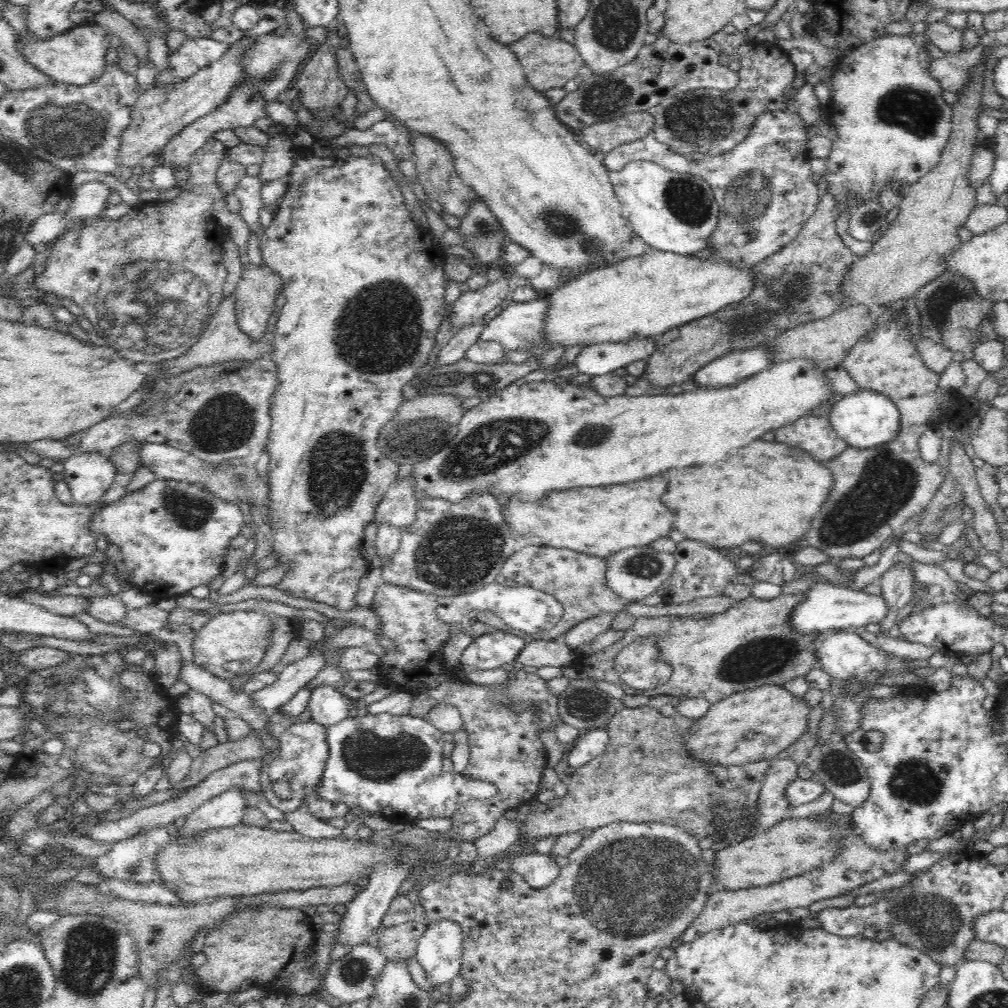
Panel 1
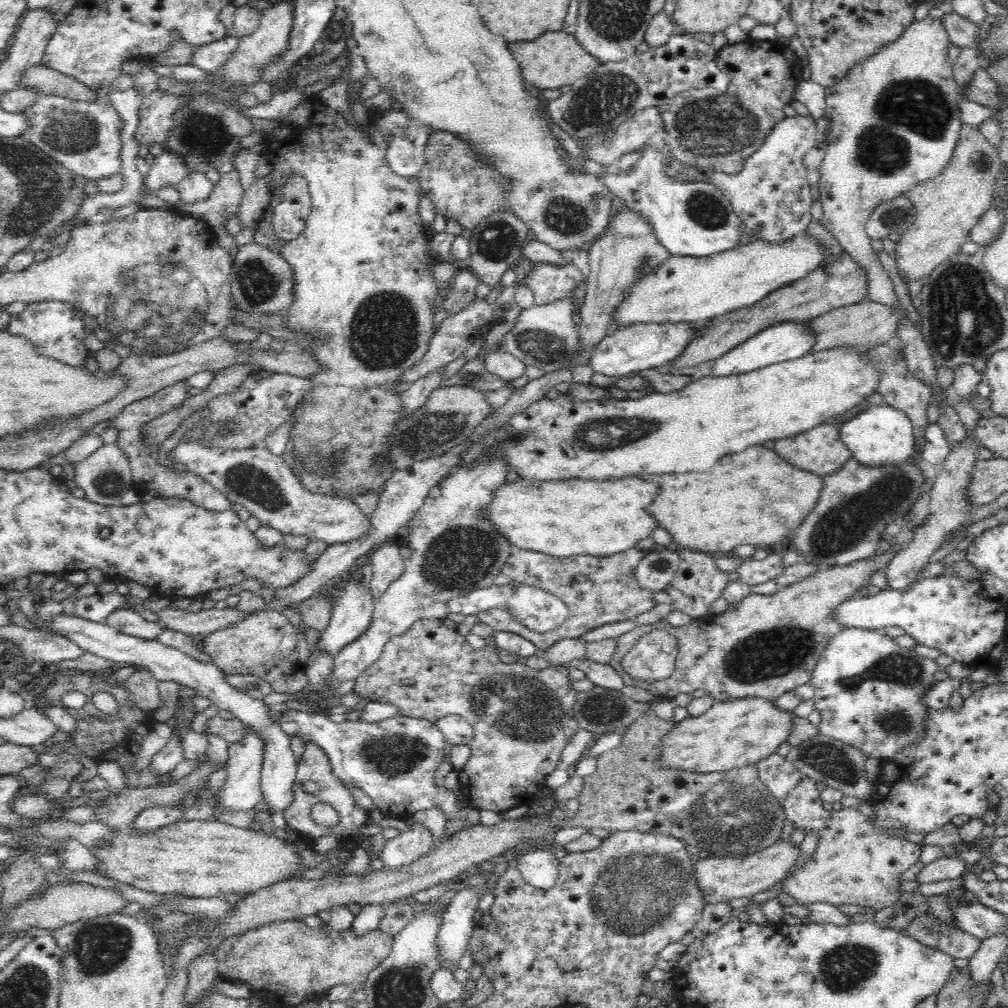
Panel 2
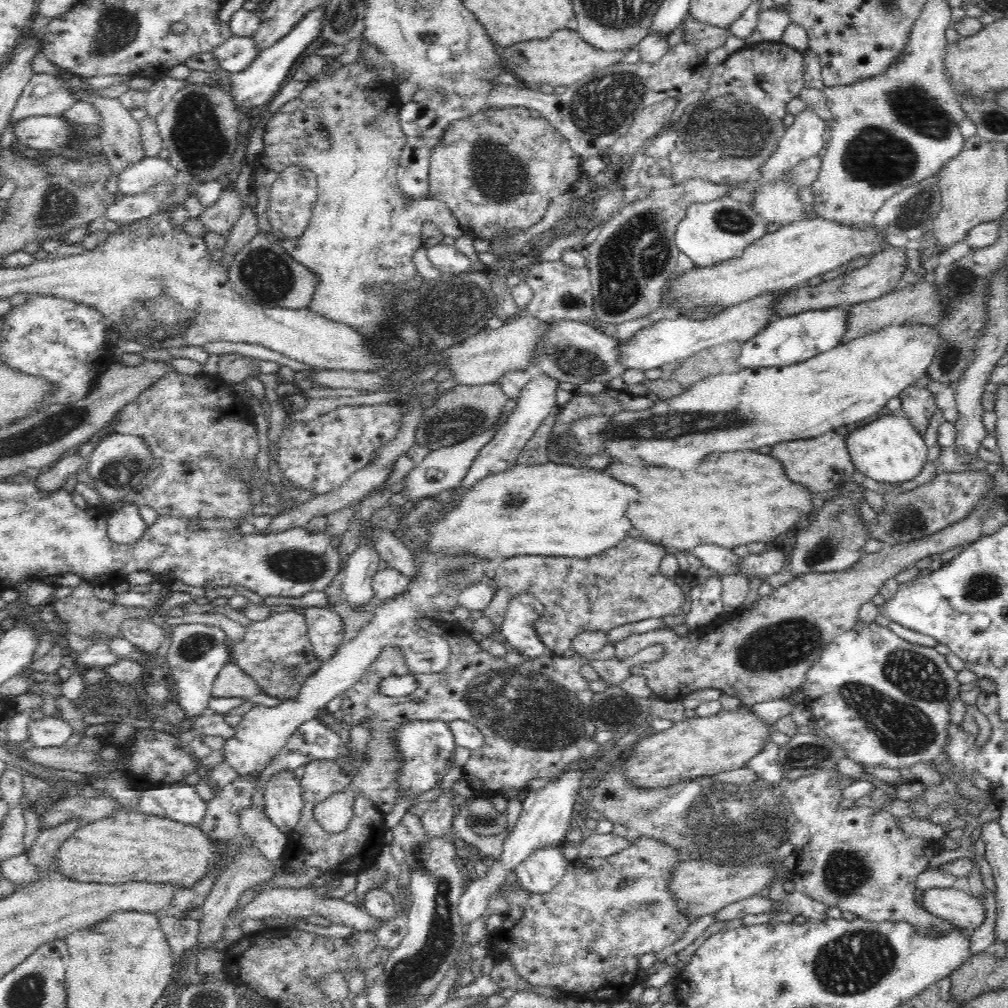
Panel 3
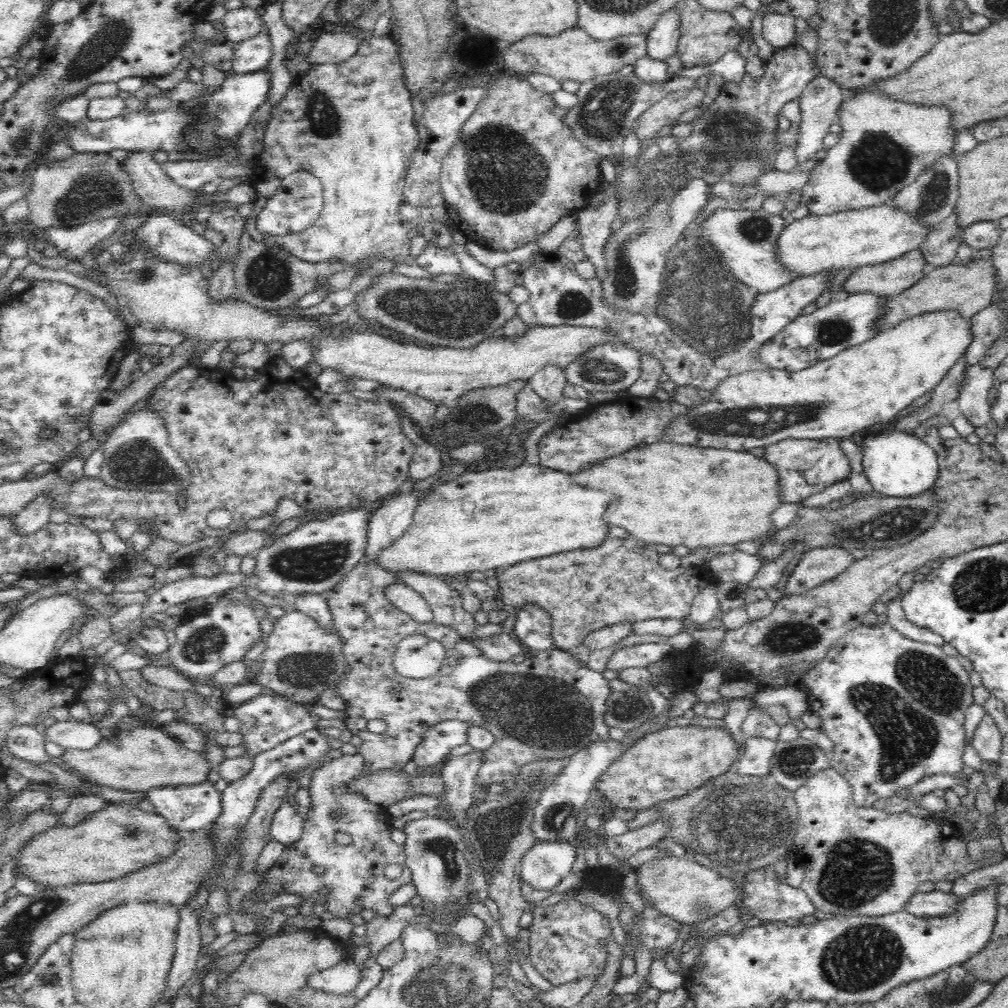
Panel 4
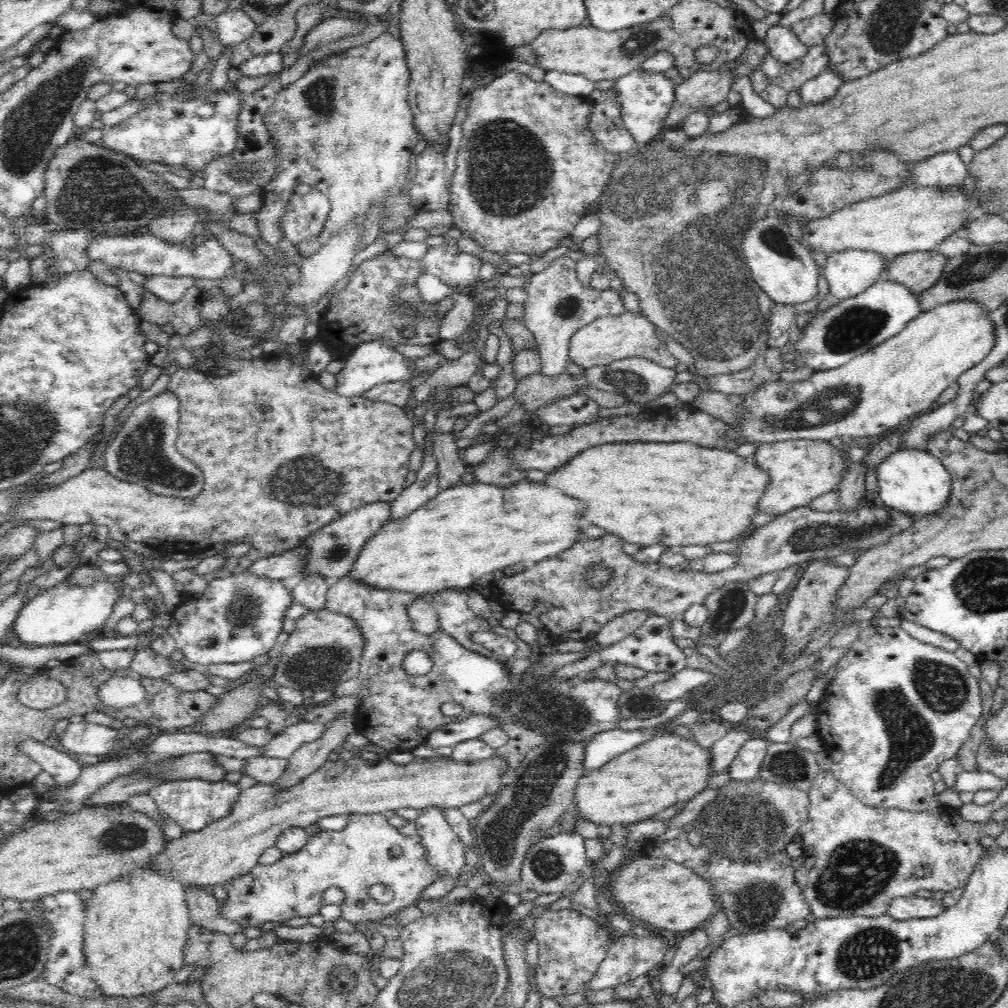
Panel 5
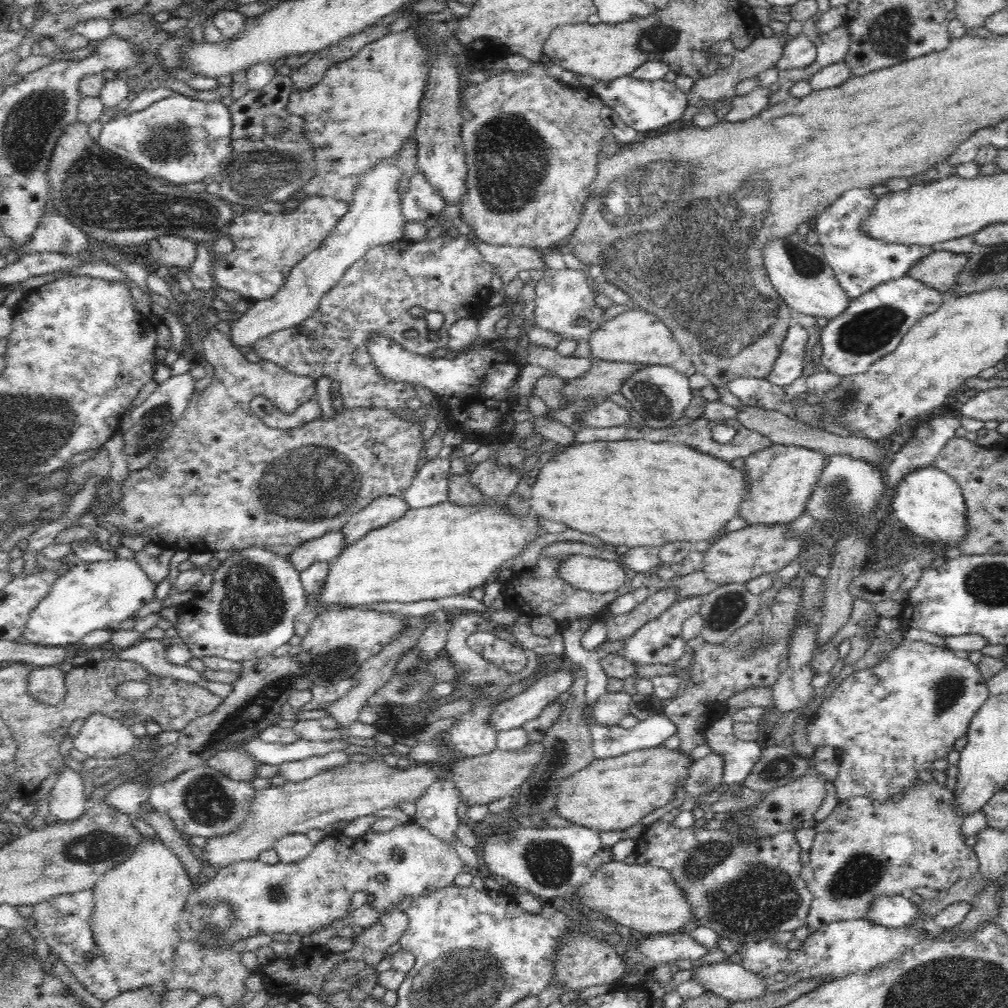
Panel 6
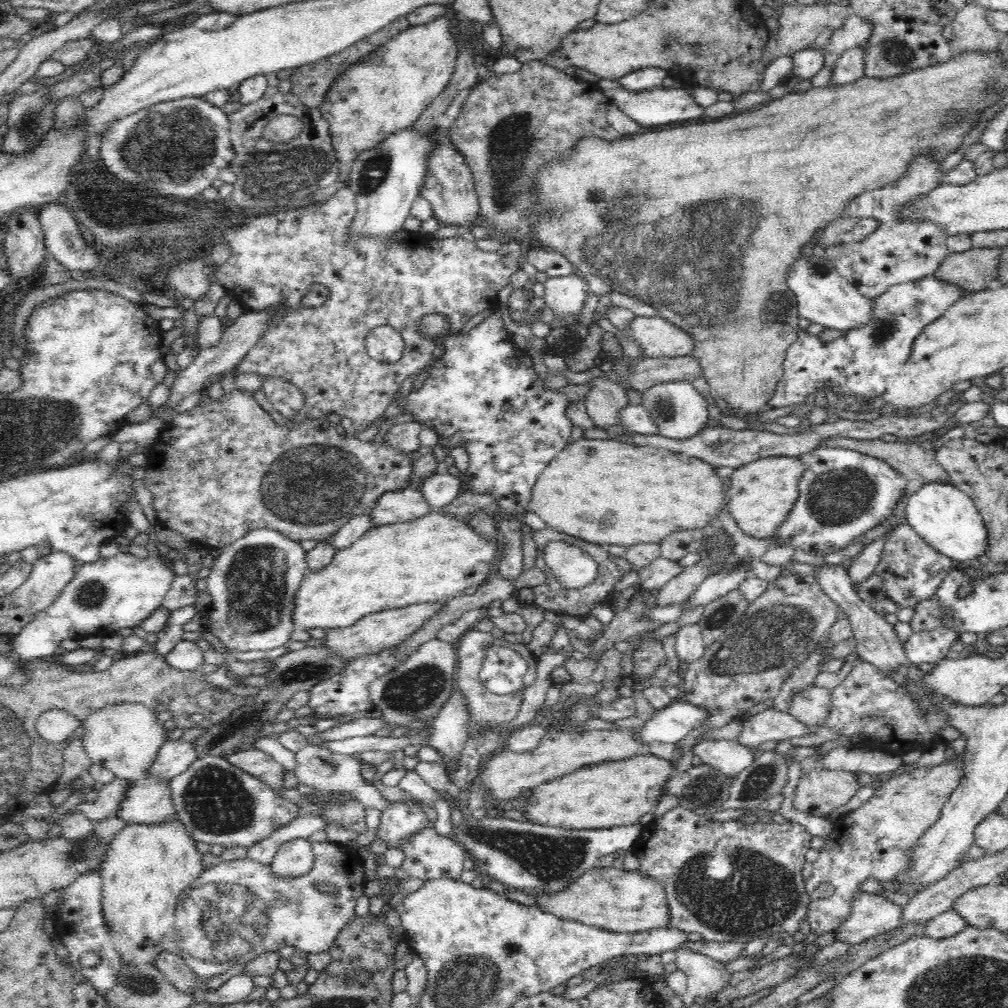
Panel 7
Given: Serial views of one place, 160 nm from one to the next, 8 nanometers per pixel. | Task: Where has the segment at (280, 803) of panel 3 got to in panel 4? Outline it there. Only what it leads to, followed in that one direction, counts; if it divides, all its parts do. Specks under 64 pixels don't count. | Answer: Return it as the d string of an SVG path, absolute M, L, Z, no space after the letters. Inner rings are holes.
M288 790L288 796L282 800L278 812L274 814L271 823L271 838L284 846L295 843L303 833L304 818L295 808L293 790Z

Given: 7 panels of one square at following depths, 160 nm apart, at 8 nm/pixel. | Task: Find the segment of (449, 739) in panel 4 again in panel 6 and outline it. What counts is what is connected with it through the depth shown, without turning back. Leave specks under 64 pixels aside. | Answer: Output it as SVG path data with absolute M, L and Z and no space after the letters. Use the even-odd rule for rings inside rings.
M690 596L690 598L678 600L658 618L651 620L631 634L628 639L624 640L624 646L615 654L619 654L620 657L624 657L634 665L676 663L689 651L686 640L682 638L683 622L699 612L704 598L705 596ZM567 665L550 676L542 676L536 684L526 687L514 698L498 704L488 718L490 725L496 731L509 730L538 718L552 702L567 696L574 683L576 670Z

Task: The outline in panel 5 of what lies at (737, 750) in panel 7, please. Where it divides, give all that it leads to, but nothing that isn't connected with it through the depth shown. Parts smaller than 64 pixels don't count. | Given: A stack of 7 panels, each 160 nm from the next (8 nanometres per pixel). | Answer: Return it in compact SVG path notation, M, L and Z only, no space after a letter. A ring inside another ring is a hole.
M756 737L746 742L741 747L741 752L736 755L729 767L731 780L751 781L758 779L760 766L767 754L769 742L761 737Z

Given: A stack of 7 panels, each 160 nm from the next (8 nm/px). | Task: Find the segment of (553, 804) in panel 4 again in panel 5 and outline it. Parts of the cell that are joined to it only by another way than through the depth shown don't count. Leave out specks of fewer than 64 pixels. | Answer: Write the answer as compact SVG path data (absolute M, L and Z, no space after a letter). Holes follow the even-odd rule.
M616 728L600 732L588 740L588 744L586 744L586 754L582 765L583 772L596 770L620 754L625 754L640 744L652 740L654 736L660 736L660 734L664 734L664 732L657 728L643 728L634 730L634 732L625 732Z

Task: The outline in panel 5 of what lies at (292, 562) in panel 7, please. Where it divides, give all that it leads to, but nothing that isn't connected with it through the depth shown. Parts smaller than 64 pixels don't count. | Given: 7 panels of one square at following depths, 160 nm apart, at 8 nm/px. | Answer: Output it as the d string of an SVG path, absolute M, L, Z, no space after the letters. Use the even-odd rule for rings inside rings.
M247 568L228 577L209 579L203 595L179 604L170 612L167 633L174 637L176 649L184 658L201 668L210 664L249 662L277 647L276 637L282 632L282 619L293 597L281 580L260 578Z

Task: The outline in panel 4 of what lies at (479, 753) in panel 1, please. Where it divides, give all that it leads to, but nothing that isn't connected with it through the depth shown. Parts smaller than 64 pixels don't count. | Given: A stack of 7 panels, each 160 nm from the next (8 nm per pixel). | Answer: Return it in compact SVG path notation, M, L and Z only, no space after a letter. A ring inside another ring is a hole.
M364 556L332 590L323 593L332 611L335 630L343 642L344 659L350 667L350 672L336 686L336 692L344 699L344 720L348 734L358 734L362 739L362 745L357 751L363 756L365 772L374 774L378 770L404 770L430 727L449 720L483 727L496 739L491 749L482 751L483 763L476 777L479 787L494 783L512 784L520 768L530 762L542 758L571 757L584 747L609 740L610 727L604 723L604 714L606 700L612 694L612 689L608 687L608 681L602 674L580 664L567 650L554 646L550 650L527 654L527 659L520 664L486 659L472 641L464 639L454 628L433 622L418 623L412 615L394 606L385 597L385 588L398 582L400 580L397 580L396 574L386 571L378 564L369 564ZM412 634L423 634L441 642L445 648L445 662L431 680L415 680L405 685L405 679L397 674L393 666L393 659L399 642ZM374 719L382 719L388 725L383 734L368 733L368 721Z

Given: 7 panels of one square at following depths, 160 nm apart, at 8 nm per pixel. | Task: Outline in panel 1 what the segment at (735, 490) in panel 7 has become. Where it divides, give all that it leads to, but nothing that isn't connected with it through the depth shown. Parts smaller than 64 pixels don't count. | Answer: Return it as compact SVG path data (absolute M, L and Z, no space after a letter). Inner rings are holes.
M806 415L775 430L776 440L798 446L822 464L842 454L849 444L838 436L831 422L823 417Z

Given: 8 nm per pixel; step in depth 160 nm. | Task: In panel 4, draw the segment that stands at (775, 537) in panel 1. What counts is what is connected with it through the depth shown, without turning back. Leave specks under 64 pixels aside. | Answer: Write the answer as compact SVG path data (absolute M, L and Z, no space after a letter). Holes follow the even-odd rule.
M658 441L640 450L630 449L570 478L582 486L608 490L610 494L620 496L618 502L608 508L608 514L604 514L608 524L626 528L636 540L671 547L684 545L692 549L720 544L734 545L746 540L761 541L776 530L772 523L772 512L782 504L778 472L764 458L758 458L750 452L720 448L700 450L688 444L673 442Z

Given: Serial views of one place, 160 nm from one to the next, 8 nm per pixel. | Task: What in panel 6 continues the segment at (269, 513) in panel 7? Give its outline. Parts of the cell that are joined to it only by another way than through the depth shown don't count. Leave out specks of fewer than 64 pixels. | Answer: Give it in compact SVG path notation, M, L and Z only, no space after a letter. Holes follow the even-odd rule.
M212 328L201 340L203 346L203 363L213 370L212 381L204 390L194 390L189 405L187 406L182 418L172 428L170 436L164 440L160 452L156 454L156 460L147 468L131 471L124 480L120 481L122 497L118 502L110 501L106 506L107 512L95 516L98 522L109 522L123 534L122 536L146 536L151 538L152 542L162 546L173 547L174 549L187 550L189 554L194 552L212 552L218 550L231 550L248 548L248 546L276 546L279 544L297 546L307 540L312 540L328 534L328 532L341 530L341 528L351 519L356 511L367 507L374 499L381 496L401 495L414 480L417 470L420 468L423 449L423 438L421 435L422 427L414 421L403 420L396 416L394 412L386 408L364 407L350 409L343 406L340 412L335 411L333 418L324 417L323 415L316 420L304 423L302 426L292 429L278 429L268 427L259 419L250 409L250 401L254 396L265 396L271 401L282 413L292 414L298 406L312 400L316 394L316 382L314 379L306 376L294 374L274 362L260 359L254 364L250 362L244 351L236 347L226 336Z

